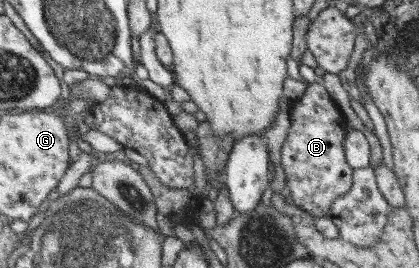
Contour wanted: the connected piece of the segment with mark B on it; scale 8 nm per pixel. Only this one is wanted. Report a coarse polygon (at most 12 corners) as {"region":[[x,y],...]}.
{"region":[[321,82],[290,104],[293,205],[331,218],[351,191],[347,121]]}

